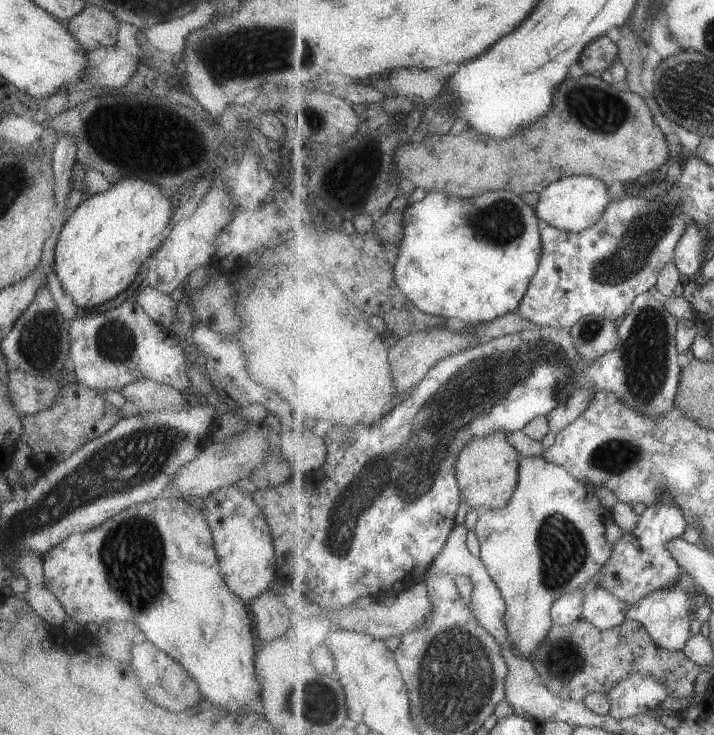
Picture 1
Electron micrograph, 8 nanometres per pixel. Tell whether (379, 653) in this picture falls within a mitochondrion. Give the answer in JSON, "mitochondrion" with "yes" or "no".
{"mitochondrion":"no"}

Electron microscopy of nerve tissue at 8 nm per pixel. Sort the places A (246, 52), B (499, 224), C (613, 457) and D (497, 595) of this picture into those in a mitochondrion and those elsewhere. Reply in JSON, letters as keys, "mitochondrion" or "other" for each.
{"A":"mitochondrion","B":"mitochondrion","C":"mitochondrion","D":"other"}

